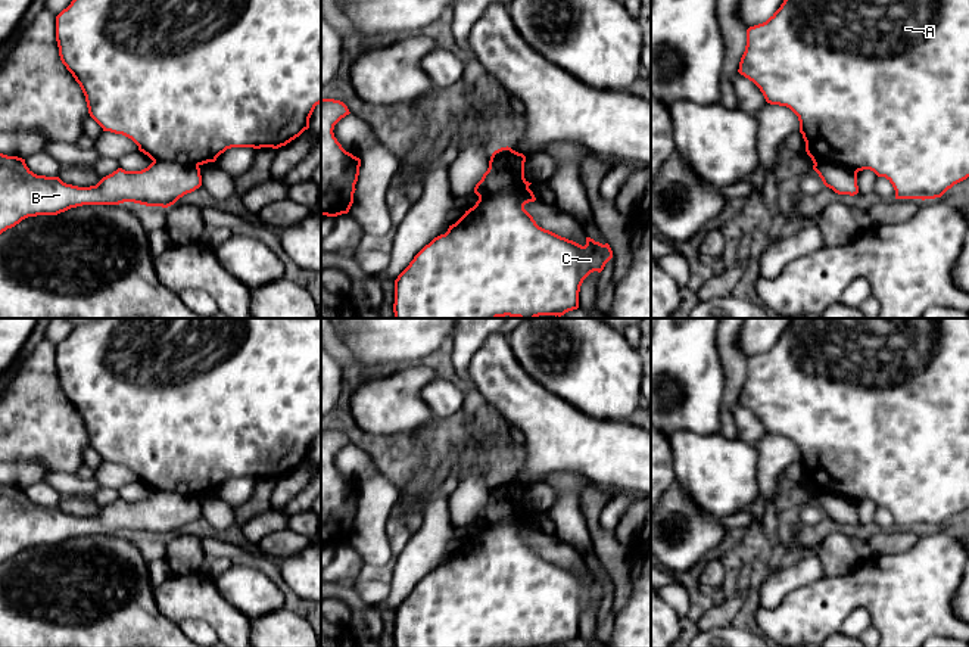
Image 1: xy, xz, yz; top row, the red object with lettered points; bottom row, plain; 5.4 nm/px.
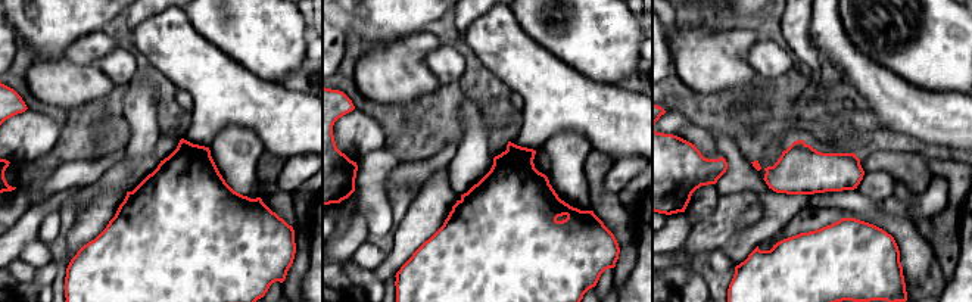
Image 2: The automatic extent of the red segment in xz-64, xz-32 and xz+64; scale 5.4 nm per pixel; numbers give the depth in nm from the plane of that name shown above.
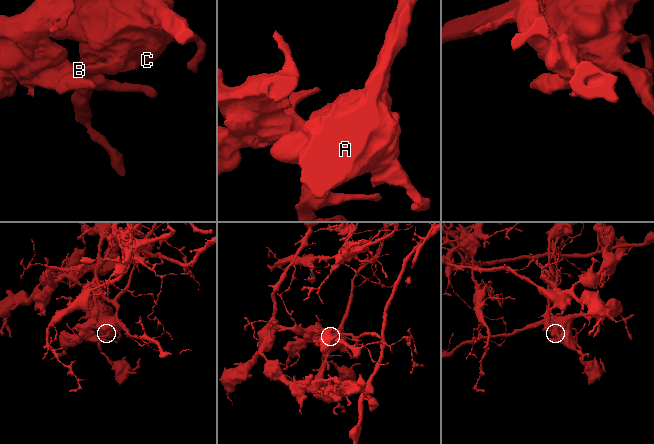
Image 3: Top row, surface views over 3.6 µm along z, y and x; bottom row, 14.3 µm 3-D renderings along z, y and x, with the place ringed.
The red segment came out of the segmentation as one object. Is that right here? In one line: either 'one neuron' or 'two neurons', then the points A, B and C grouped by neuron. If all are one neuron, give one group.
two neurons | A C / B

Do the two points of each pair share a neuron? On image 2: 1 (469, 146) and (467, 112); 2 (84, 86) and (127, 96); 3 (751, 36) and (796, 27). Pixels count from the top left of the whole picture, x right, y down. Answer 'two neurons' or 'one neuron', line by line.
1: one neuron
2: two neurons
3: two neurons

